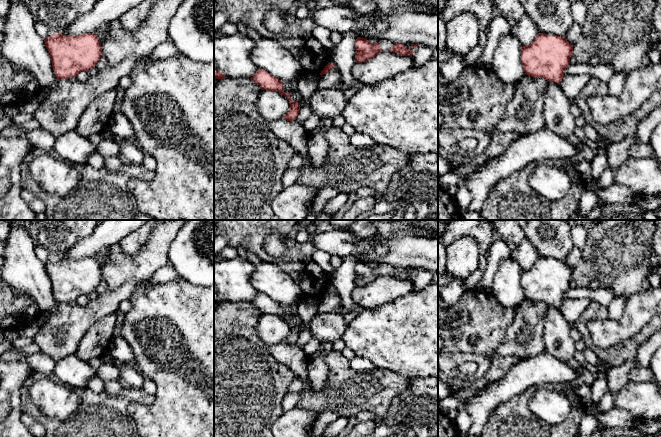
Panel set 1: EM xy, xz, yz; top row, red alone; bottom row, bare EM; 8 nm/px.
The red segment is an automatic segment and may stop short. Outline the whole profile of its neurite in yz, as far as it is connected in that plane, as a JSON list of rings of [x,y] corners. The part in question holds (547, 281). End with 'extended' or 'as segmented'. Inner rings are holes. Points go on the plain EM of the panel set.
[[[539,257],[528,270],[521,270],[525,299],[560,308],[570,288],[573,269],[565,261]]]; as segmented

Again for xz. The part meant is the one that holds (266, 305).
[[[259,293],[253,301],[250,302],[253,306],[258,308],[262,314],[267,315],[276,315],[284,319],[290,327],[290,334],[289,336],[284,340],[283,343],[287,345],[294,345],[296,344],[296,341],[299,337],[300,330],[297,325],[293,325],[290,322],[291,317],[285,317],[284,316],[284,310],[282,308],[282,305],[273,301],[271,298],[266,296],[265,294]]]; as segmented

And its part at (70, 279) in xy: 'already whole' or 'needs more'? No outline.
already whole

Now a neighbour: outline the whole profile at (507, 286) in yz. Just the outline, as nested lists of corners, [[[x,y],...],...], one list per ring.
[[[511,256],[502,260],[495,273],[493,295],[497,302],[505,308],[517,308],[525,299],[521,281],[521,267]]]

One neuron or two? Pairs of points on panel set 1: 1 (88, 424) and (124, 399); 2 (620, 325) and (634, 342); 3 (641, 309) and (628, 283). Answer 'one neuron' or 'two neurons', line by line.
1: one neuron
2: two neurons
3: two neurons

